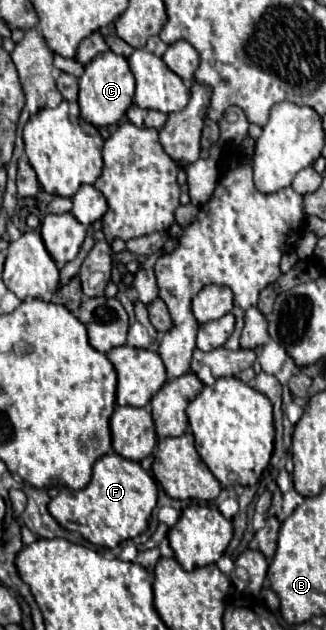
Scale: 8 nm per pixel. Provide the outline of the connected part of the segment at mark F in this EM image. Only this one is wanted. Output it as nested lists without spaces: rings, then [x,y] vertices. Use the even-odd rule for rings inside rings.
[[[108,452],[94,464],[94,476],[84,490],[72,492],[62,488],[56,498],[50,500],[48,512],[70,532],[80,532],[94,546],[116,548],[118,544],[136,538],[148,528],[150,514],[156,506],[156,482],[154,478],[132,460]]]

